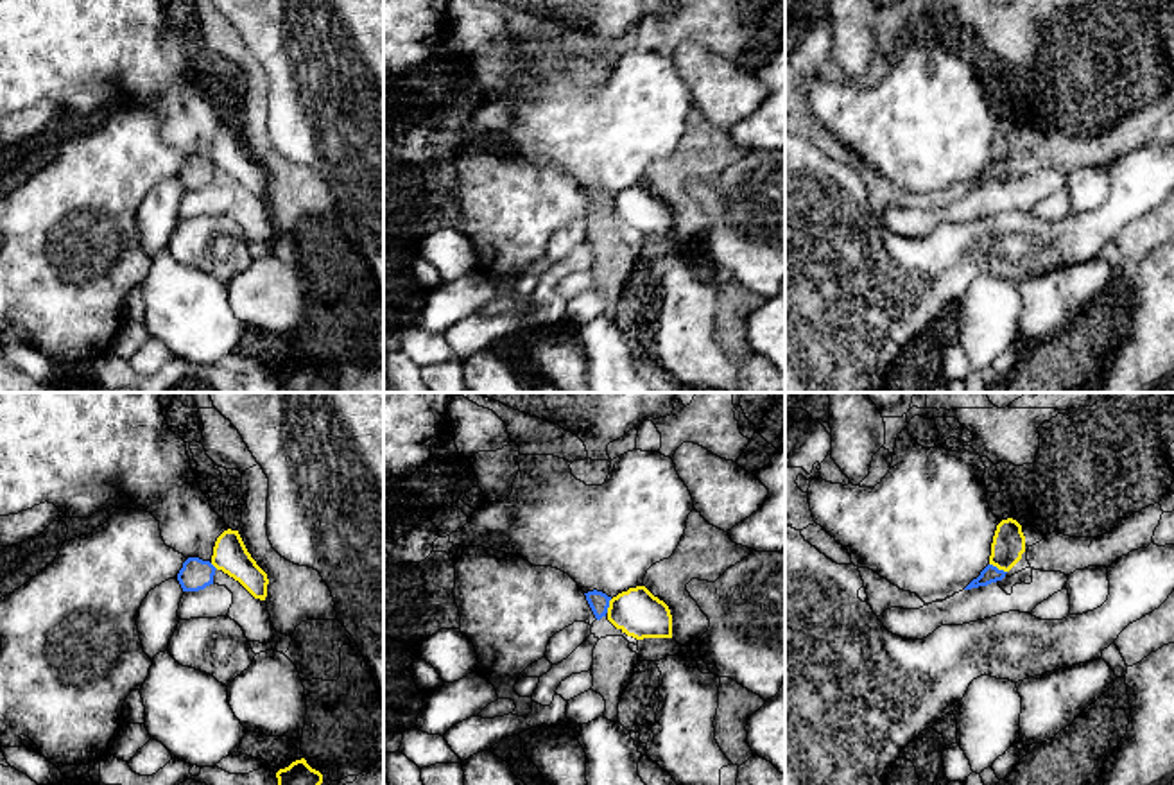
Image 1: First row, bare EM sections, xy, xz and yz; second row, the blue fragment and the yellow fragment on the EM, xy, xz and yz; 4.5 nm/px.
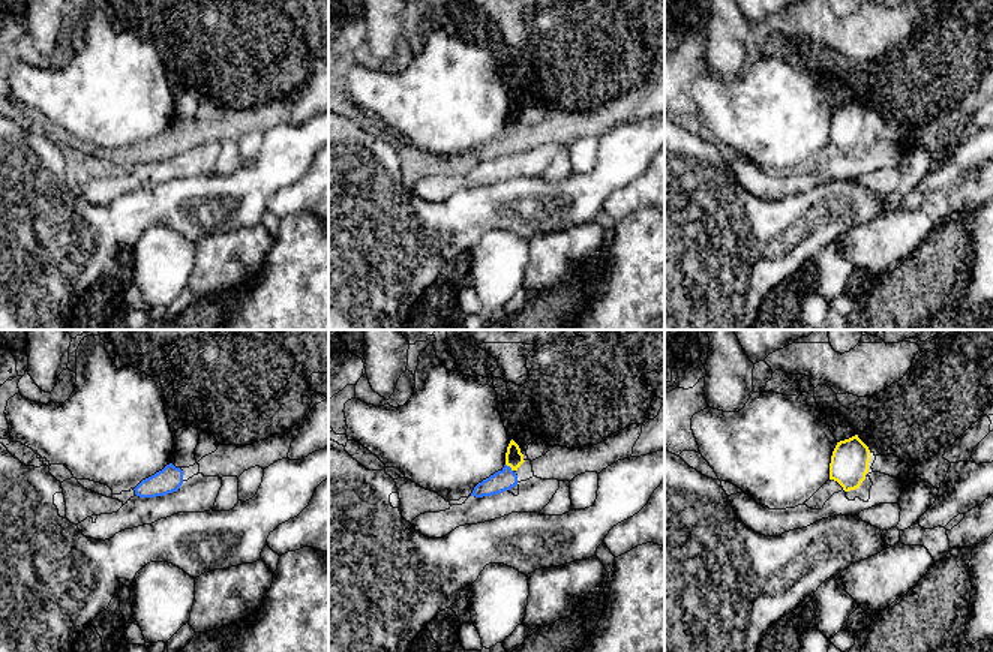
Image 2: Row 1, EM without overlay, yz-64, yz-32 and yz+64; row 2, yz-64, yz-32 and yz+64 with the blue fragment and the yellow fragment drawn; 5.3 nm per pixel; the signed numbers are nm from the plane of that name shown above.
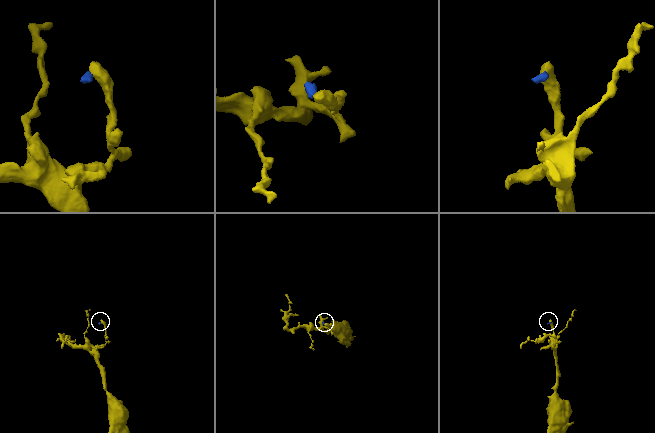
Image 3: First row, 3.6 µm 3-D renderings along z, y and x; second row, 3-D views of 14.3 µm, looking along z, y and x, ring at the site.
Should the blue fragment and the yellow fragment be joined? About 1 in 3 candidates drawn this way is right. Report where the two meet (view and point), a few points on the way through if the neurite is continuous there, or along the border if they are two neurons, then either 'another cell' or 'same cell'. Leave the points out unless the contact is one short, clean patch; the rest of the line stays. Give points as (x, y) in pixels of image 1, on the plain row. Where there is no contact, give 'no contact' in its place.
contact yz (997, 167); border yz (990, 162), (1006, 171); another cell

